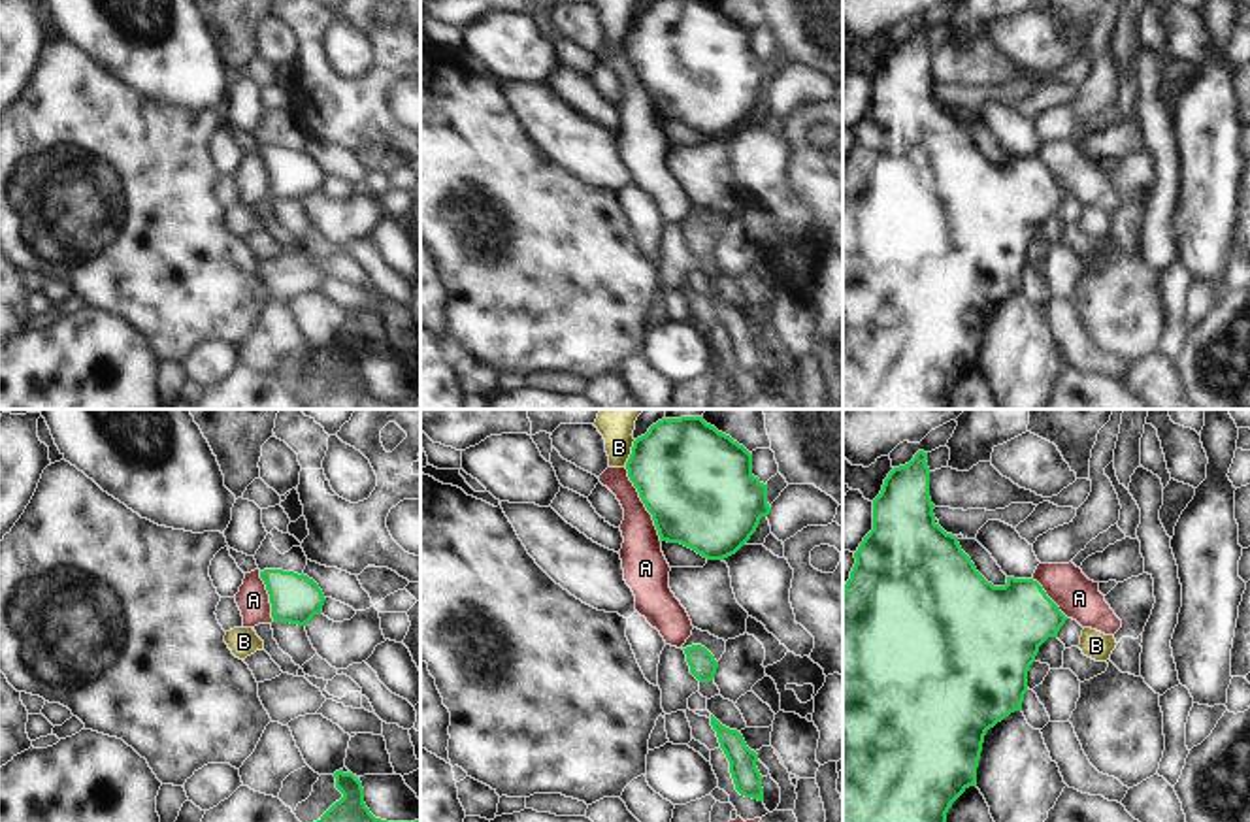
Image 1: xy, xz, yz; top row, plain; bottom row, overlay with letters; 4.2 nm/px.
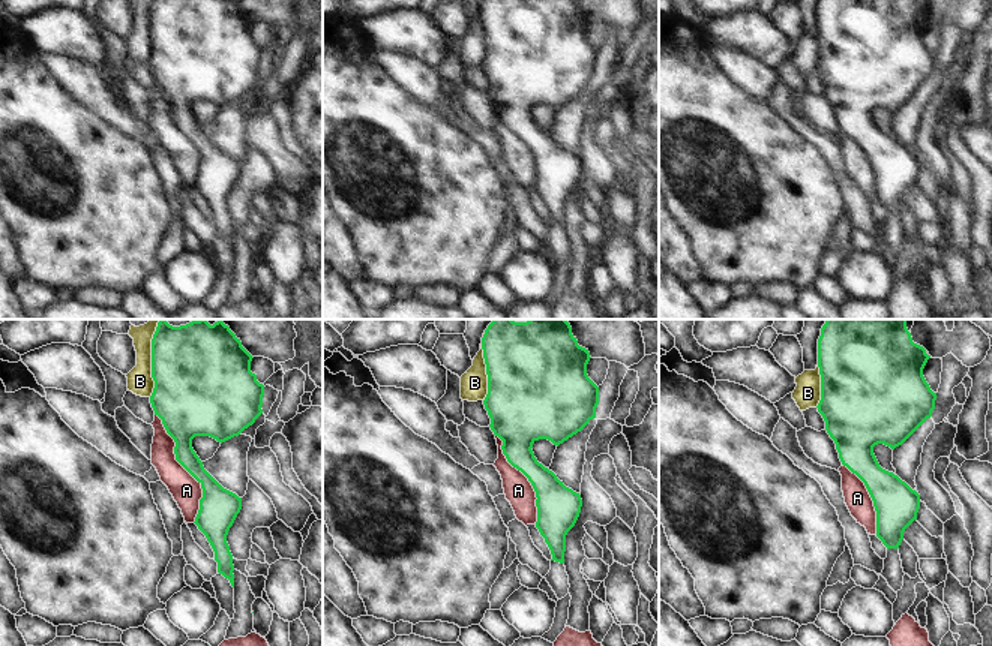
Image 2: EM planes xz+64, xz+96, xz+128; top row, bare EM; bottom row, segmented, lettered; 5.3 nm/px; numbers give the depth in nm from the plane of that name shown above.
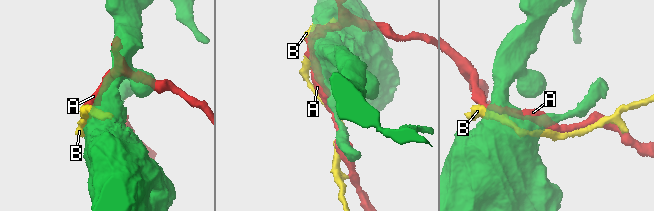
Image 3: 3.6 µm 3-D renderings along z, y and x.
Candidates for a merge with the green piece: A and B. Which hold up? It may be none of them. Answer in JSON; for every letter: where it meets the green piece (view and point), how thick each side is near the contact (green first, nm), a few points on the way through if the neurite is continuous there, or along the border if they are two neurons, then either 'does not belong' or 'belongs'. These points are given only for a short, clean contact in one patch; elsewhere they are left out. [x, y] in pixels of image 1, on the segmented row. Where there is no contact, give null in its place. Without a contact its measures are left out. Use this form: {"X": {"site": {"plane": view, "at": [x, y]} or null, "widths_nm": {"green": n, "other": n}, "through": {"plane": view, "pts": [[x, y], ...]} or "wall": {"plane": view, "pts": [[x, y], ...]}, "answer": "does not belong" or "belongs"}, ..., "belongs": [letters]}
{"A": {"site": {"plane": "xz", "at": [643, 502]}, "widths_nm": {"green": 480, "other": 180}, "answer": "does not belong"}, "B": {"site": {"plane": "xz", "at": [632, 453]}, "widths_nm": {"green": 440, "other": 170}, "answer": "does not belong"}, "belongs": []}

